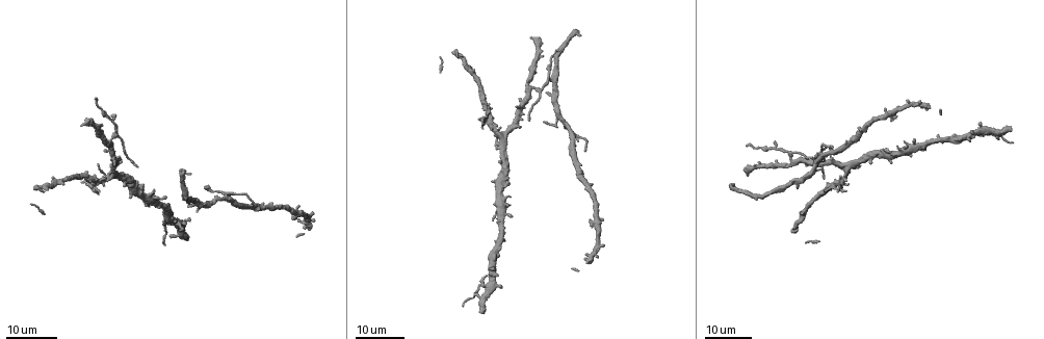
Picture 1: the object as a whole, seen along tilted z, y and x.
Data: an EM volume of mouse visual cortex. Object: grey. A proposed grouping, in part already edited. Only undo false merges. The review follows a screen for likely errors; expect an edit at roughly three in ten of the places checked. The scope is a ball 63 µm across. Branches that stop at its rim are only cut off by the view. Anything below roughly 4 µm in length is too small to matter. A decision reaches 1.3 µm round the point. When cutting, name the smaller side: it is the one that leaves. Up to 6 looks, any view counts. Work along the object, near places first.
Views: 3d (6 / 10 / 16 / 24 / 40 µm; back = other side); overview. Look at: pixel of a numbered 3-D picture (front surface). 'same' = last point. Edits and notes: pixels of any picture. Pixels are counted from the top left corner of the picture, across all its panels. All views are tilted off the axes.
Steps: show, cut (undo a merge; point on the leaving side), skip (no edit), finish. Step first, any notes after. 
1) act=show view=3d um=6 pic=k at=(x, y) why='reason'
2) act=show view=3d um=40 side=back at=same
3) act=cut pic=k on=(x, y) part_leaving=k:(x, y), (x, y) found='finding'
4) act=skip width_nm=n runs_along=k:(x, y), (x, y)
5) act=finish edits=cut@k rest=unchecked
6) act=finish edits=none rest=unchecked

act=show view=3d um=16 pic=1 at=(539, 88) why='three arms meet'

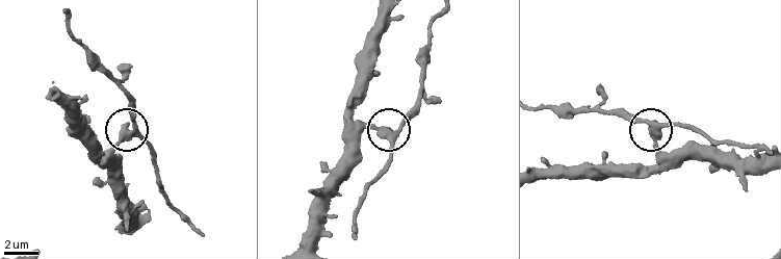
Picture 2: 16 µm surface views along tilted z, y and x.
act=show view=3d um=6 pic=2 at=(395, 132)

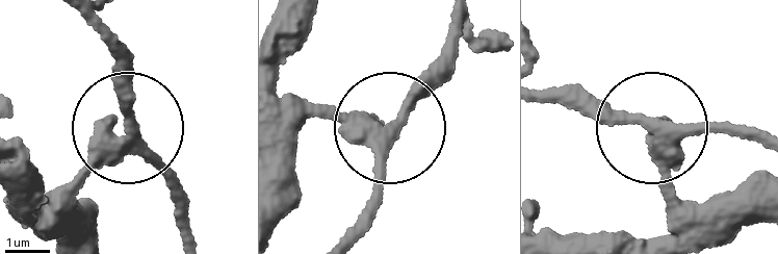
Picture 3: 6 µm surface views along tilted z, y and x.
act=cut pic=3 on=(170, 174) arms=3 part_leaving=3:(121, 134), (115, 49), (82, 15) found='a second neuron is stuck on'

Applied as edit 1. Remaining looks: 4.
act=show view=overview

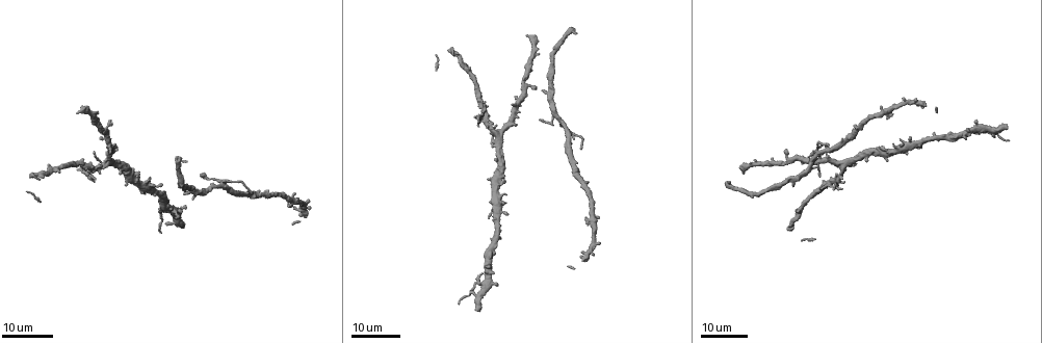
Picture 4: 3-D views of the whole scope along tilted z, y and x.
act=show view=3d um=16 pic=4 at=(835, 184) why='four-way junction'

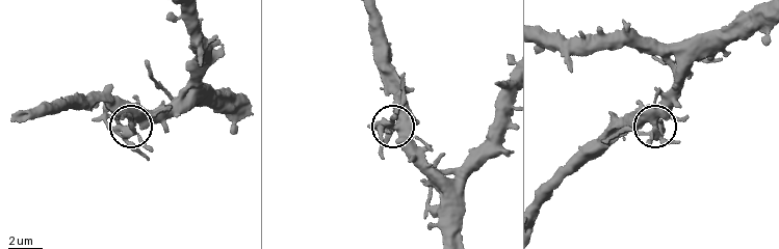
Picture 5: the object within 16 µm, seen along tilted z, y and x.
act=show view=3d um=10 pic=5 at=(388, 122)

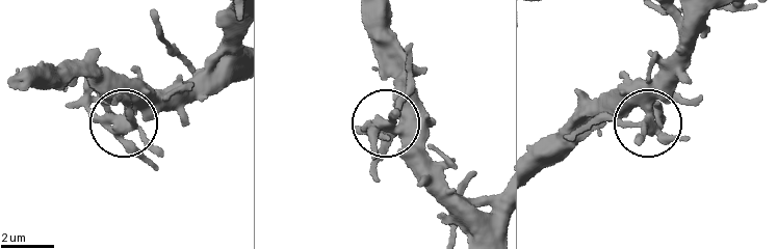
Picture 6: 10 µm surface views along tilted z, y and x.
act=skip found='all the same neuron'

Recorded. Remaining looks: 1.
act=finish edits=cut@3 rest=unchecked

